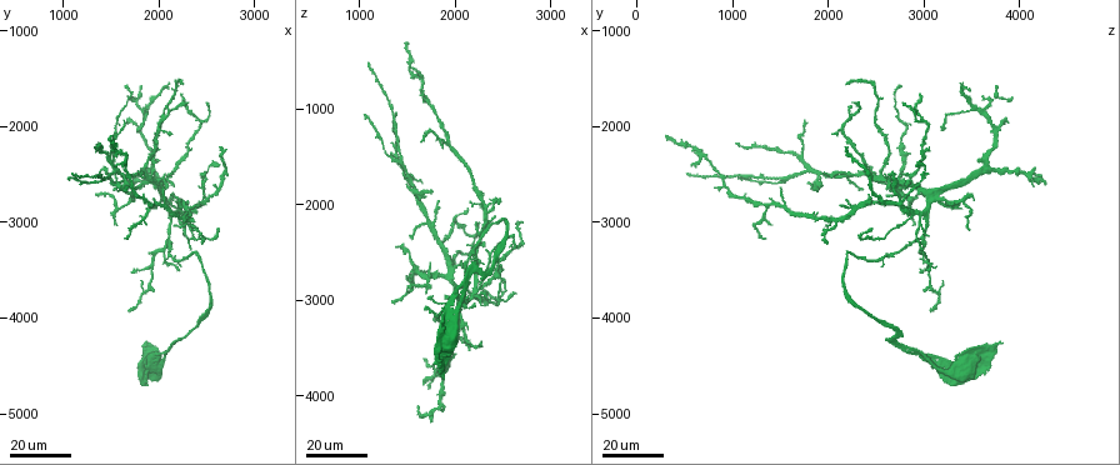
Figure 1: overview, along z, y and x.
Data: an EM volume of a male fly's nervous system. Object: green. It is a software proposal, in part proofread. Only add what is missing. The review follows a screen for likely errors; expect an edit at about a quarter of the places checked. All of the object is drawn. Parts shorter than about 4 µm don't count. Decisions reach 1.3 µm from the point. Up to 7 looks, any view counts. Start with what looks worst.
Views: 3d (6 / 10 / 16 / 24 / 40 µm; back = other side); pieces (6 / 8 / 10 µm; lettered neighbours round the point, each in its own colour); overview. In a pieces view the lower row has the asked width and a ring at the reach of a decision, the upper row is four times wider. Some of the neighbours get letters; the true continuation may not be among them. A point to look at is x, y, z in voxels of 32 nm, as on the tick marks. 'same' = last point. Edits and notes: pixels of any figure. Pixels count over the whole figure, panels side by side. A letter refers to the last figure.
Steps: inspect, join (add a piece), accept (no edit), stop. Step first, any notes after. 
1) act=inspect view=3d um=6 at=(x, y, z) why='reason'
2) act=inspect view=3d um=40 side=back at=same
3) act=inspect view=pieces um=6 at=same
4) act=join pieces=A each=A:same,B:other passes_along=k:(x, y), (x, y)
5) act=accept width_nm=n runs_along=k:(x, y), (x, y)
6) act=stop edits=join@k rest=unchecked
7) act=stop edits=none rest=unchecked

act=inspect view=3d um=24 at=(2440, 2820, 2120) why='branch stops here'

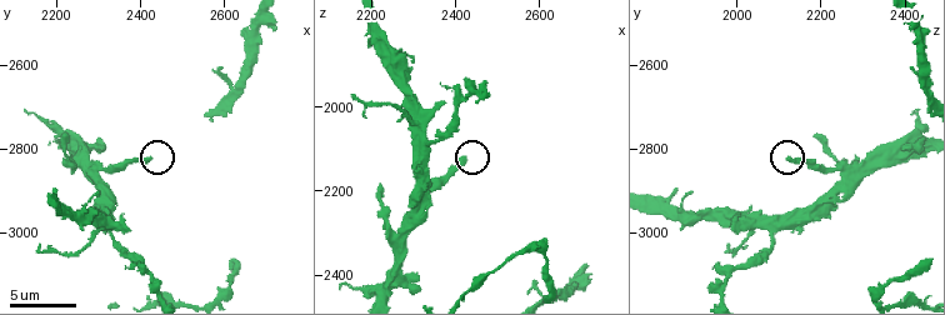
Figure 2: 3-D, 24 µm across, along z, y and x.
act=inspect view=3d um=6 at=(2415, 2825, 2120)

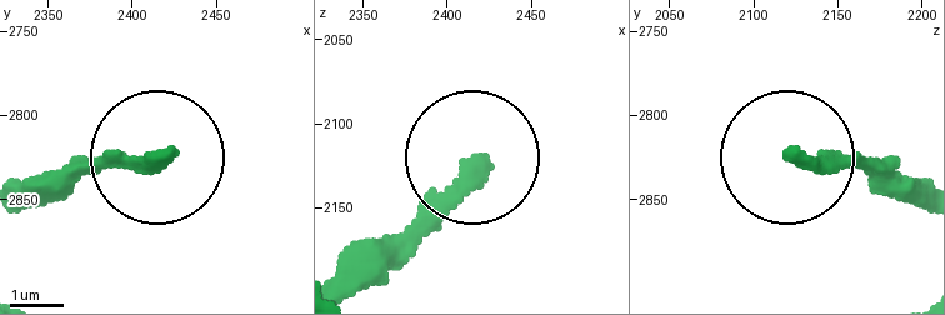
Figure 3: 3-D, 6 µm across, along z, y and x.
act=inspect view=pieces um=8 at=(2420, 2824, 2126)

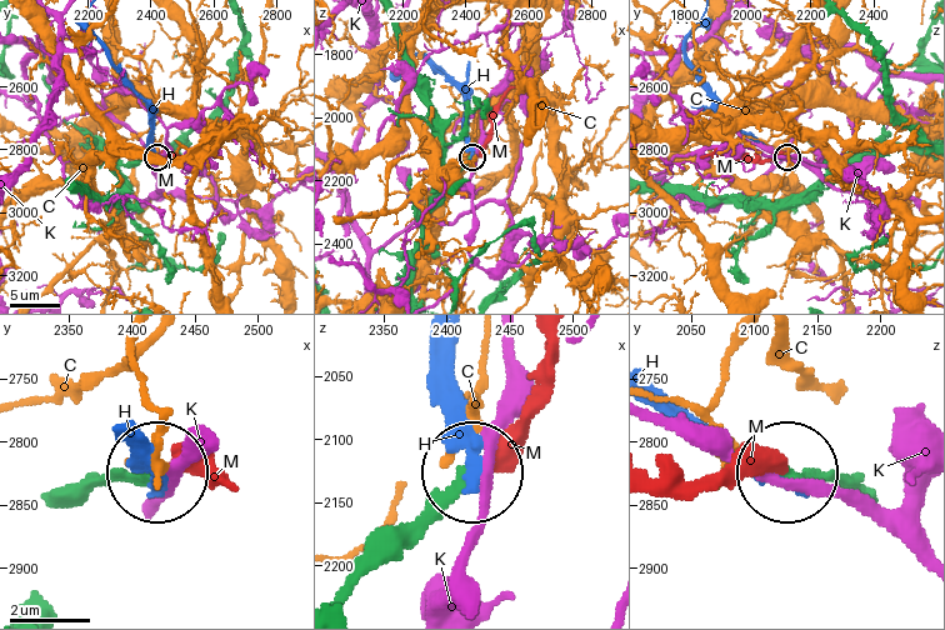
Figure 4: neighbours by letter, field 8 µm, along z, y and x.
act=join pieces=M each=C:other,H:other,K:other,M:same found='the neuron continues'

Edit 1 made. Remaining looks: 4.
act=inspect view=overview why='redraw'

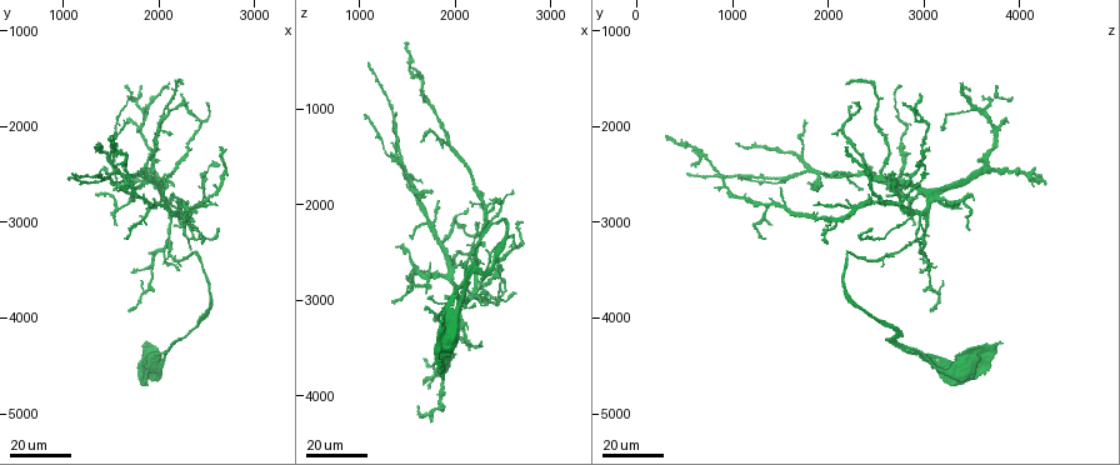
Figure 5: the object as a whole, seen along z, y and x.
act=inspect view=3d um=16 at=(2280, 1740, 2260) why='end of a long branch'

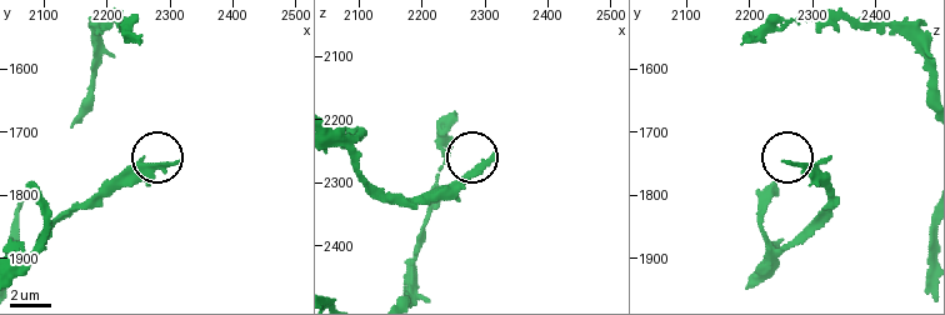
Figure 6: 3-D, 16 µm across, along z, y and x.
act=inspect view=3d um=6 at=(2310, 1750, 2255)

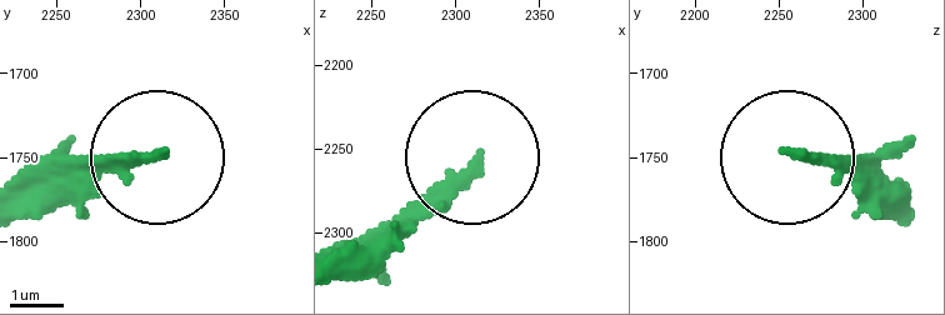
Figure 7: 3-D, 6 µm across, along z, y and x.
act=inspect view=pieces um=8 at=(2314, 1748, 2256)

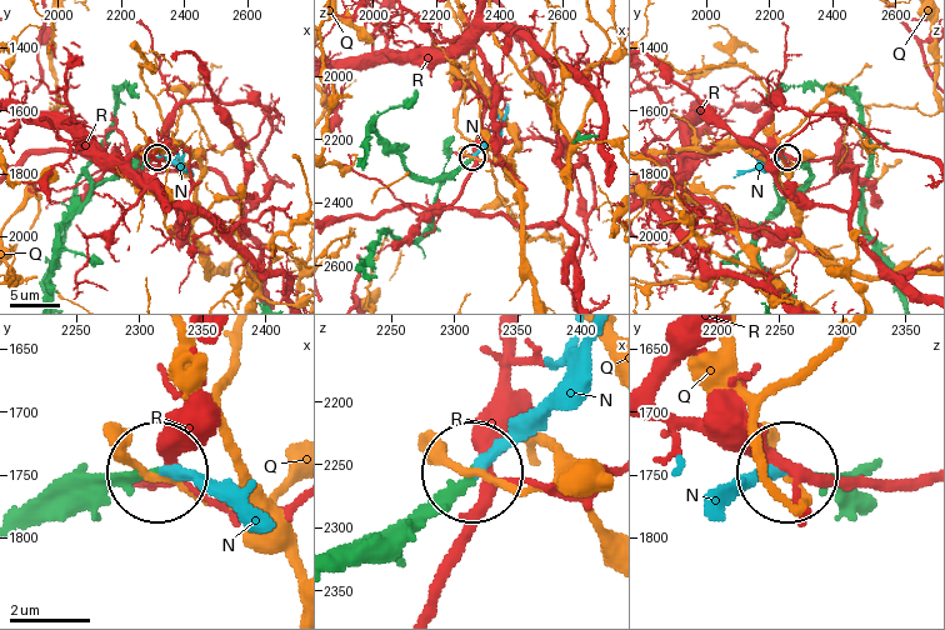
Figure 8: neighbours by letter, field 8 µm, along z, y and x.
act=join pieces=N width_nm=200 each=N:same,Q:other,R:other passes_along=8:(854, 509), (790, 473), (716, 489) found='it goes on there'

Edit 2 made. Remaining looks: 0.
act=stop edits=join@4,join@8 rest=unchecked

